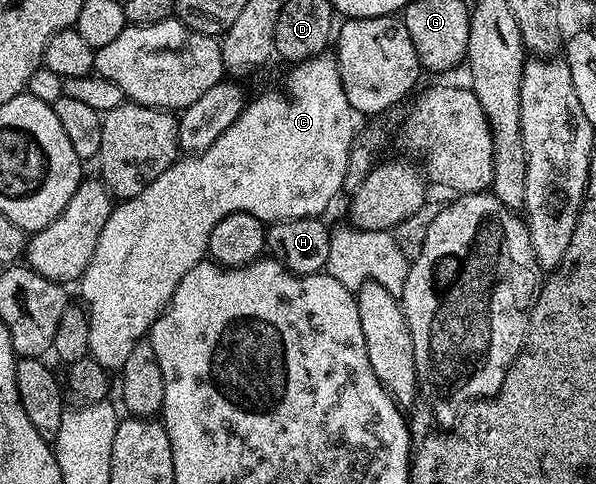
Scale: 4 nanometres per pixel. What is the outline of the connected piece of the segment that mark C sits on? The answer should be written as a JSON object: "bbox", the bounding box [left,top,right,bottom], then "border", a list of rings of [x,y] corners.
{"bbox":[79,52,355,372],"border":[[[322,52],[316,58],[308,58],[305,62],[296,63],[290,70],[293,71],[290,72],[289,79],[285,82],[285,94],[265,94],[262,98],[255,99],[254,102],[252,99],[235,120],[235,124],[231,124],[231,128],[227,128],[227,132],[223,132],[223,136],[219,136],[219,140],[215,140],[215,144],[211,144],[211,148],[207,148],[202,154],[178,157],[177,161],[167,168],[167,172],[163,172],[158,178],[151,180],[151,184],[147,184],[147,188],[143,188],[143,192],[139,192],[139,196],[131,196],[118,201],[114,205],[111,216],[107,216],[107,224],[103,224],[103,232],[99,232],[99,244],[95,244],[95,252],[79,279],[82,298],[80,301],[89,315],[88,357],[94,358],[104,370],[120,372],[123,364],[127,364],[127,356],[131,356],[131,348],[135,348],[135,344],[148,335],[155,320],[169,307],[171,296],[175,296],[175,288],[179,288],[179,280],[183,280],[183,276],[187,276],[187,272],[191,272],[191,268],[195,268],[195,264],[206,261],[209,253],[209,237],[215,224],[219,224],[219,220],[232,214],[250,214],[266,224],[286,222],[292,218],[316,218],[324,215],[324,210],[332,204],[333,197],[337,193],[342,193],[355,133],[355,125],[353,126],[355,112],[347,100],[347,92],[343,92],[343,80],[339,76],[337,59],[332,53]]]}

